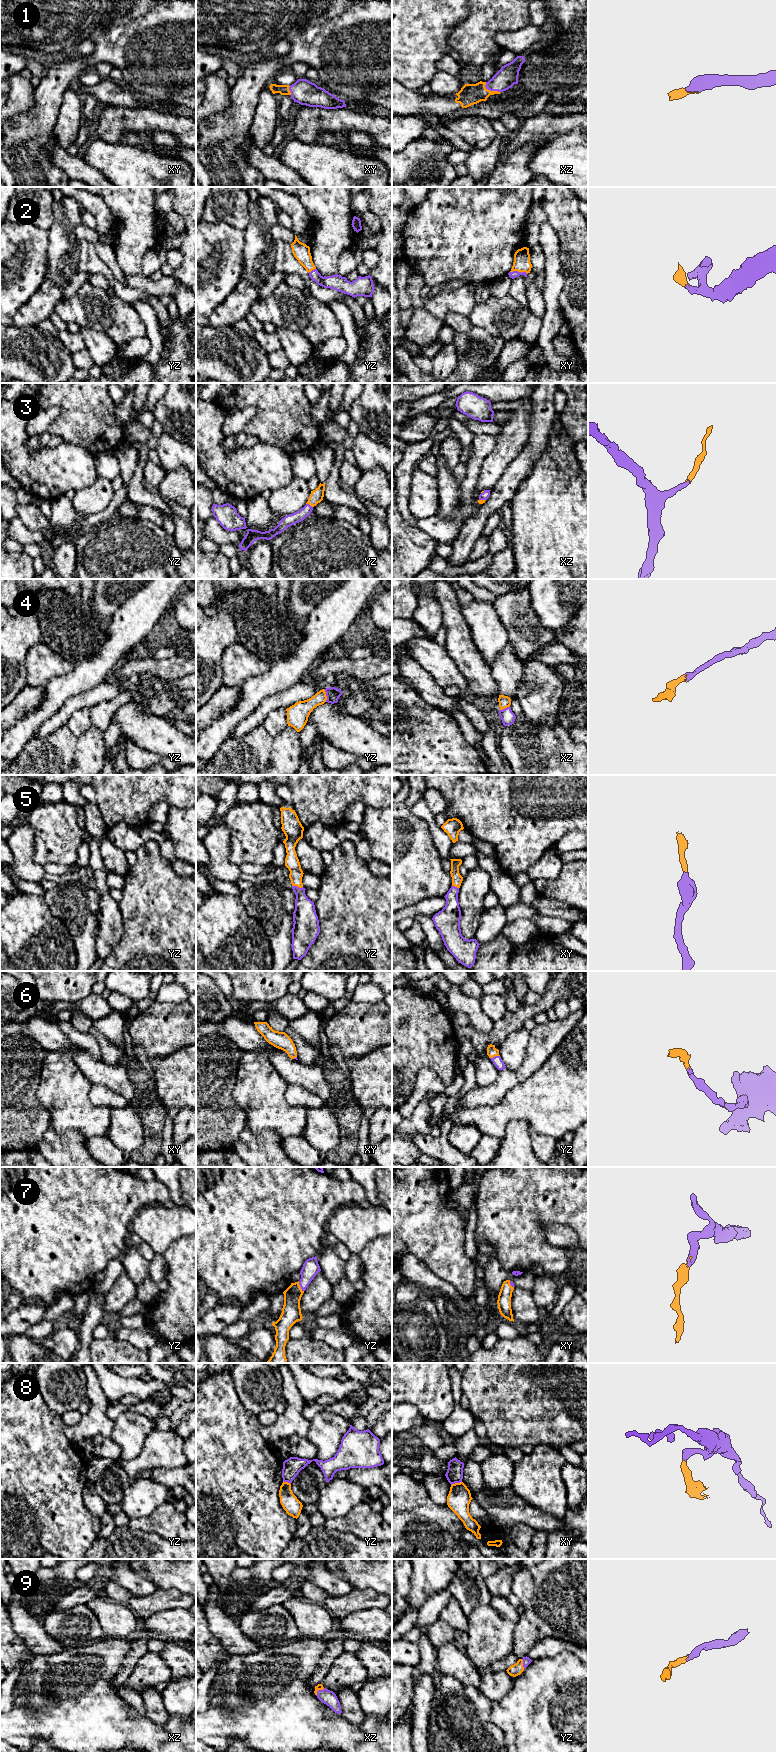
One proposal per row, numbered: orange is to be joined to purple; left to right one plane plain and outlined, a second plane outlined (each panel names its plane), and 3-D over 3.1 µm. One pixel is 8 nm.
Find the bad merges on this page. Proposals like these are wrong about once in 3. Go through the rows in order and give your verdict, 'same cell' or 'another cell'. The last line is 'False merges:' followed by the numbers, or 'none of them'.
1: same cell
2: same cell
3: same cell
4: same cell
5: same cell
6: same cell
7: same cell
8: another cell
9: same cell
False merges: 8

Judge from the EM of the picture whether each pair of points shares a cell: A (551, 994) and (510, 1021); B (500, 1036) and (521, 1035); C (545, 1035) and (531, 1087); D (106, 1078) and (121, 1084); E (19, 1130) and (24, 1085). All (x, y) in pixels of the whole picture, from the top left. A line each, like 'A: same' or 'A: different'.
A: same
B: different
C: different
D: same
E: same

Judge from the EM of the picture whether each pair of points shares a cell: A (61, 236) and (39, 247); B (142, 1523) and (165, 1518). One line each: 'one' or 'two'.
A: two
B: one

